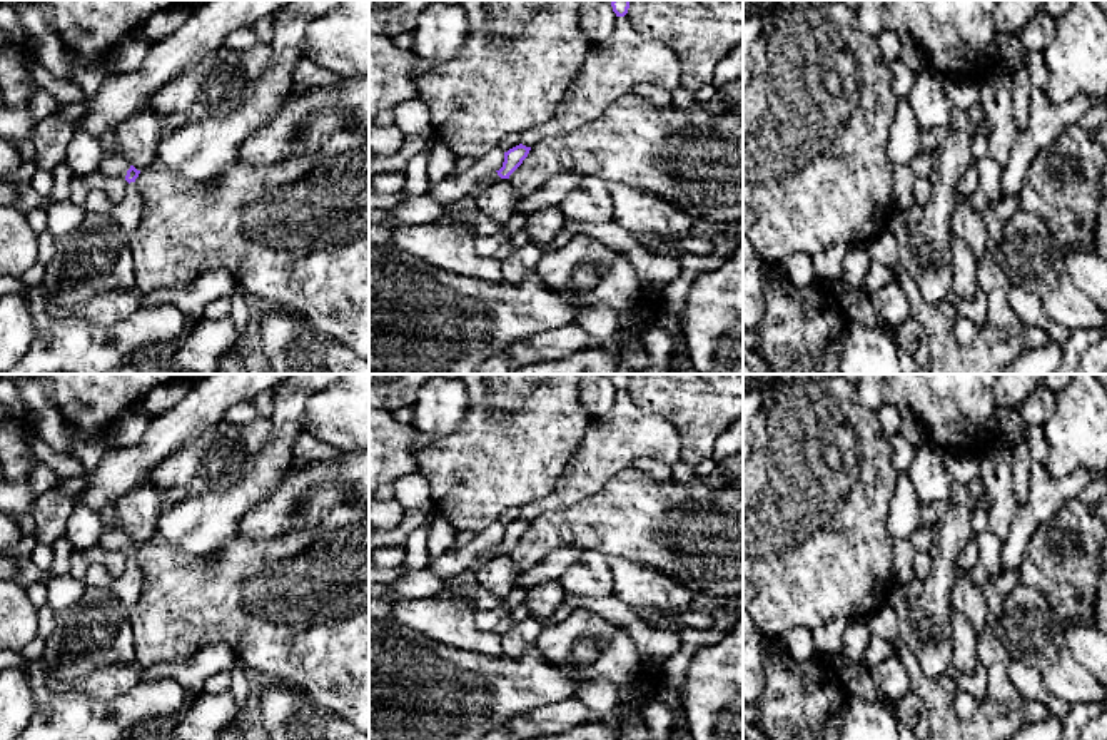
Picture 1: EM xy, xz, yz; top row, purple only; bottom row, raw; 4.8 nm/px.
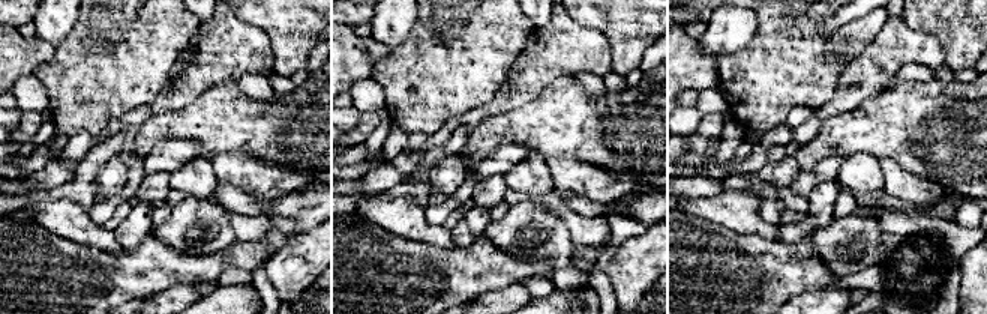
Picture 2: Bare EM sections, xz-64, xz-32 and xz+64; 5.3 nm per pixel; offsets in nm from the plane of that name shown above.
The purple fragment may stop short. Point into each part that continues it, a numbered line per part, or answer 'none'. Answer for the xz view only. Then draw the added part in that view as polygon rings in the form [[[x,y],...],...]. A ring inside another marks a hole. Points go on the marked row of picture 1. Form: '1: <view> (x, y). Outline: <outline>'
none

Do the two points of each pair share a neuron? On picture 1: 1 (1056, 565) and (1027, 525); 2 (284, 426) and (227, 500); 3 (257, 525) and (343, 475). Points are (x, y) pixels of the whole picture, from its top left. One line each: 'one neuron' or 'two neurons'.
1: two neurons
2: one neuron
3: one neuron

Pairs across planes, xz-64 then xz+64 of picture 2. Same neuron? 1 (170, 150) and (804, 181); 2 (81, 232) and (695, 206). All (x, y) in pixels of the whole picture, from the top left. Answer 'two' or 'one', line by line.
1: one
2: one

